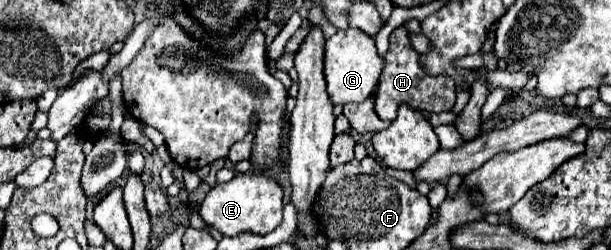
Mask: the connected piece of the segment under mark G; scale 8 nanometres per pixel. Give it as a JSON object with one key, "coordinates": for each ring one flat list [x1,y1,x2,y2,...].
{"coordinates":[[344,29,332,35,326,41,326,55,324,55,324,75,326,75,326,89,334,105,344,103,360,103,364,101,374,87,378,85,378,77,382,73,384,59,376,51,374,37,368,33,360,33,360,29]]}

